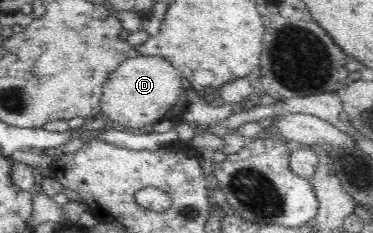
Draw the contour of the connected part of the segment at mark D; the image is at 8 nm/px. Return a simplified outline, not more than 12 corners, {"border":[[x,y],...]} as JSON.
{"border":[[162,56],[125,59],[102,87],[106,120],[168,120],[186,93]]}

